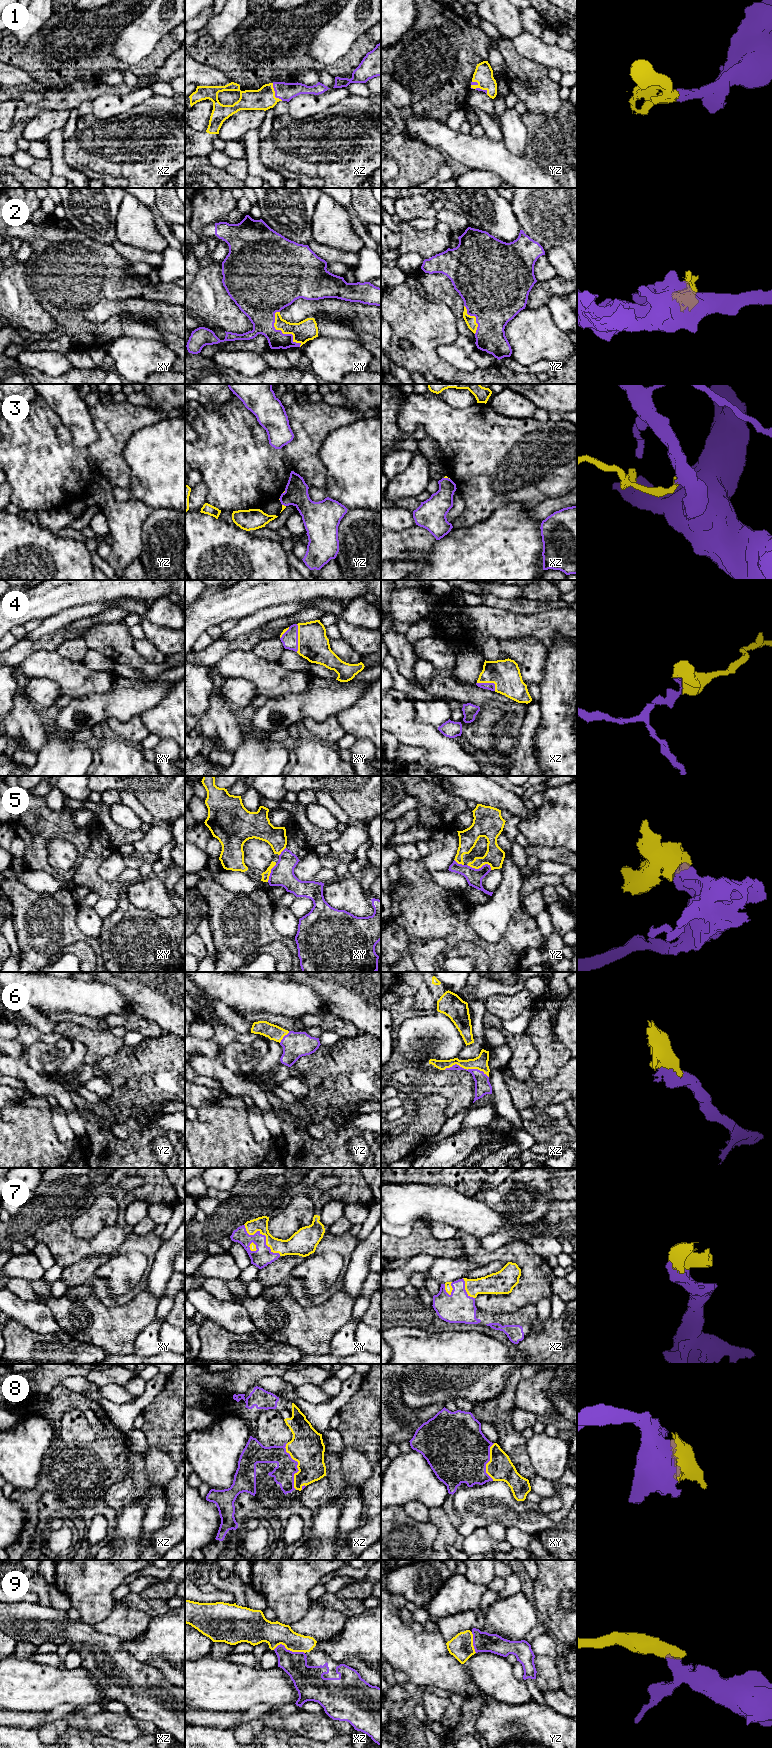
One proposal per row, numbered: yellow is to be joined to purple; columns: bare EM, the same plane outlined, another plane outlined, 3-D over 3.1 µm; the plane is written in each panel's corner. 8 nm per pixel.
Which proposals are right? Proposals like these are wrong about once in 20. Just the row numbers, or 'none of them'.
1, 2, 3, 4, 6, 7, 8, 9

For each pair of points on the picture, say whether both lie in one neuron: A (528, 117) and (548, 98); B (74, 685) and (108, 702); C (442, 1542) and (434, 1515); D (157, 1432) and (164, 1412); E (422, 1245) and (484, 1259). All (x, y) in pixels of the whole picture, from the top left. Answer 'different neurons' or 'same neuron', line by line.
A: different neurons
B: different neurons
C: same neuron
D: same neuron
E: different neurons

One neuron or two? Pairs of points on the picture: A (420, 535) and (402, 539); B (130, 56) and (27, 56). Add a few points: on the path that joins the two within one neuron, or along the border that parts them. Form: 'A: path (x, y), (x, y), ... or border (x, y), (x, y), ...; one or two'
A: path (416, 539), (406, 539); one
B: border (118, 33), (113, 54), (129, 64), (137, 64); two

